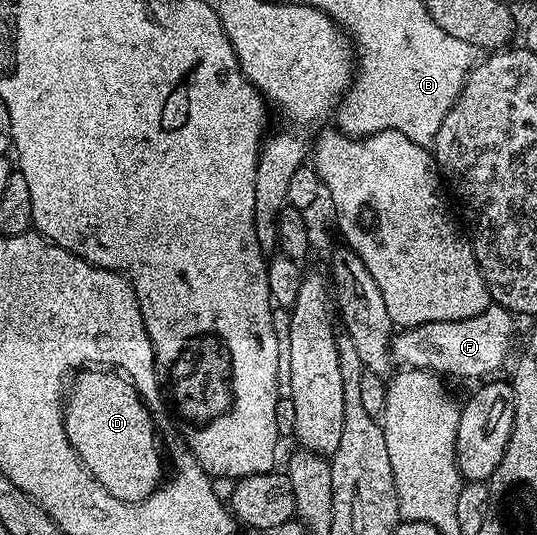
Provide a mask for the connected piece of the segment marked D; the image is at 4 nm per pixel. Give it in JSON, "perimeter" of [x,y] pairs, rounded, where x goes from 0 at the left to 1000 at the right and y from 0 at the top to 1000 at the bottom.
{"perimeter":[[[205,690],[147,692],[119,738],[115,787],[153,875],[209,929],[233,940],[276,931],[305,892],[294,806],[264,746],[240,708]]]}

